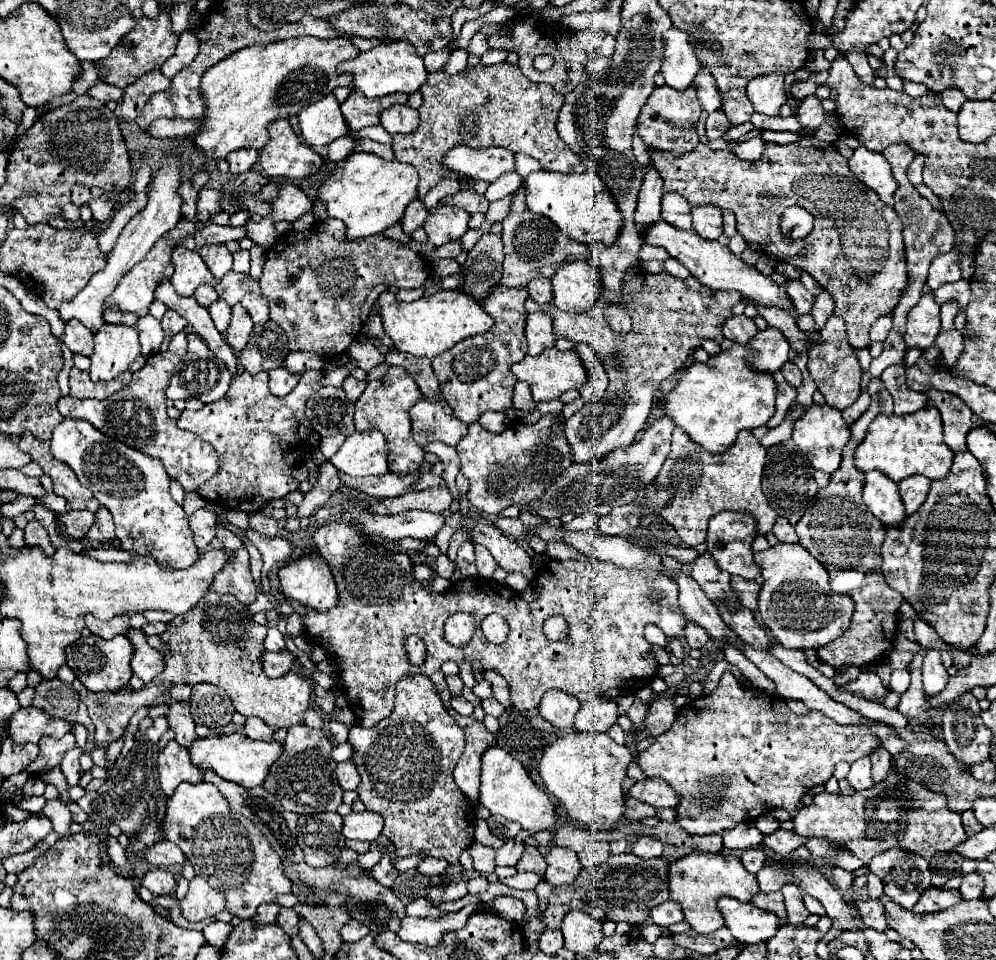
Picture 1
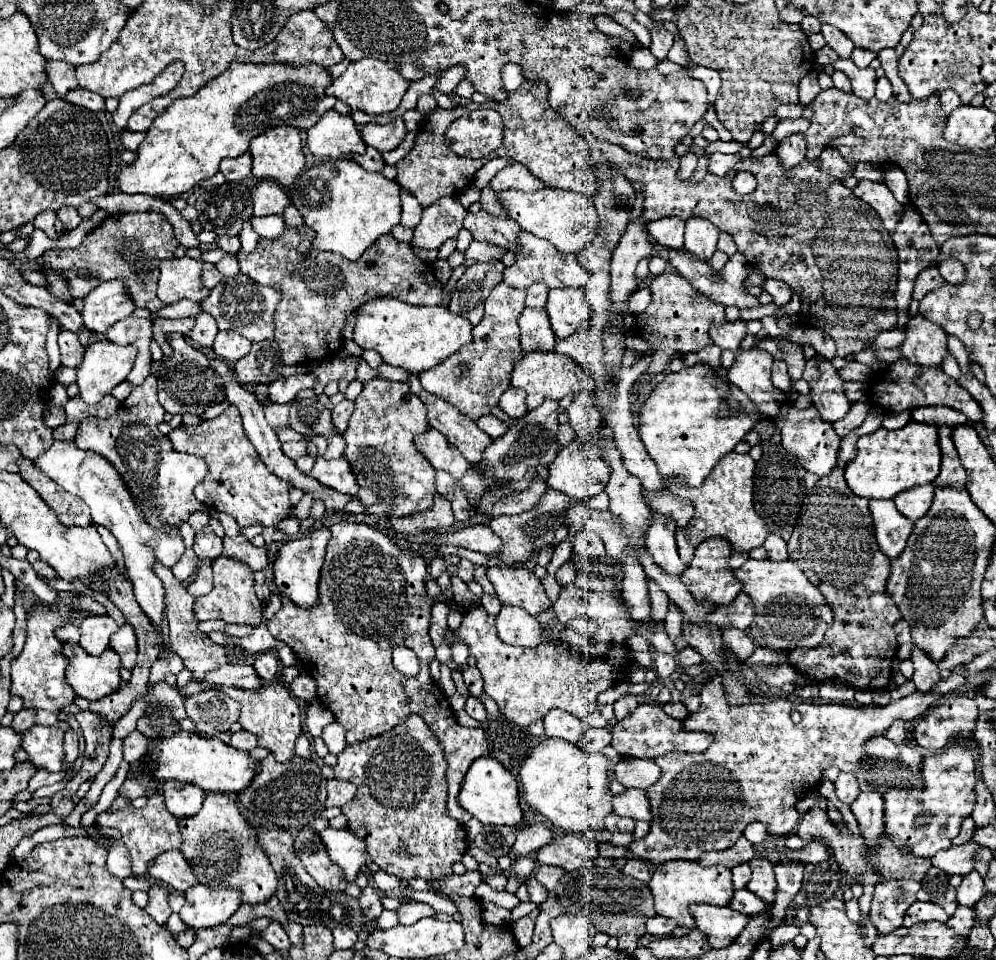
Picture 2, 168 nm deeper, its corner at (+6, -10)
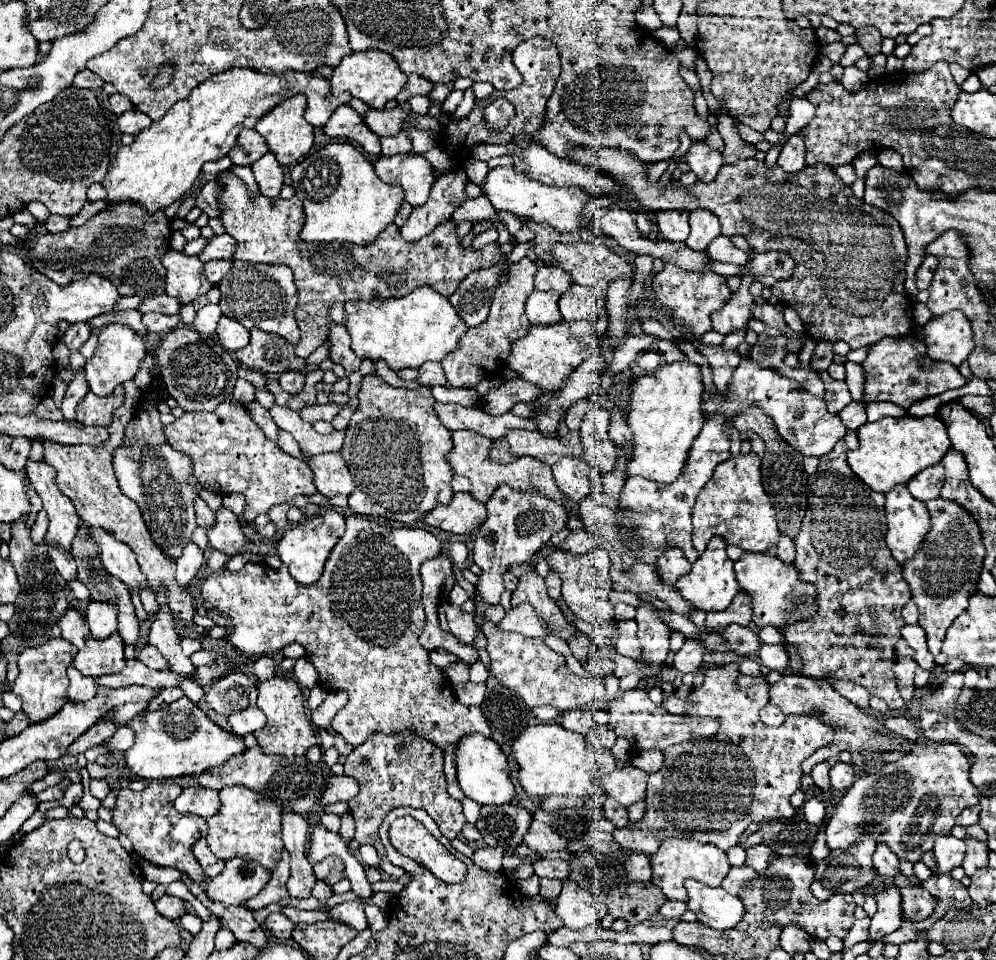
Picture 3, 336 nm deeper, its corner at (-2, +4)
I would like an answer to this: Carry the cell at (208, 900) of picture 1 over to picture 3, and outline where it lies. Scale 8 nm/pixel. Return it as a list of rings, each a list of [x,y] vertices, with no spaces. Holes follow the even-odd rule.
[[[230,858],[224,872],[208,880],[206,894],[226,906],[246,904],[266,886],[270,876],[270,870],[250,858]]]

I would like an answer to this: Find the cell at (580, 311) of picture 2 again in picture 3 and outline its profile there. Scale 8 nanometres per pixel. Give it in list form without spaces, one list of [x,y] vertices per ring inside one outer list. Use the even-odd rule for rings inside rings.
[[[572,284],[560,298],[560,314],[564,320],[586,320],[594,326],[594,336],[604,336],[608,330],[606,294],[594,288]]]

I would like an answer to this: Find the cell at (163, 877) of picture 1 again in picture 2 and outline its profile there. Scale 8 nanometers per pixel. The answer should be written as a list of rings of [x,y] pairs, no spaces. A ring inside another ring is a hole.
[[[152,884],[150,890],[148,890],[150,900],[148,900],[148,904],[146,904],[144,910],[146,910],[146,912],[152,916],[152,920],[158,922],[158,924],[166,924],[168,916],[172,914],[170,904],[168,904],[168,894],[170,894],[168,888],[162,886],[162,884]]]

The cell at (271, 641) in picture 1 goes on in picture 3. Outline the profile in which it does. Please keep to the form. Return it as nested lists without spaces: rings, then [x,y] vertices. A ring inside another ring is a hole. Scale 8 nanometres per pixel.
[[[262,656],[254,662],[254,676],[258,678],[258,682],[266,682],[270,678],[274,678],[276,674],[276,662],[270,656]]]

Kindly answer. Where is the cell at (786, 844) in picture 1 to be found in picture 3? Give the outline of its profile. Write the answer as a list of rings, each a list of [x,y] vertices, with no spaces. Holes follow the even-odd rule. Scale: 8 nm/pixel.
[[[914,746],[896,762],[886,762],[874,774],[862,774],[838,800],[826,826],[826,842],[832,850],[848,850],[858,834],[872,834],[900,860],[918,862],[938,836],[950,834],[958,814],[980,802],[980,790],[970,782],[970,760],[960,750],[938,752]]]

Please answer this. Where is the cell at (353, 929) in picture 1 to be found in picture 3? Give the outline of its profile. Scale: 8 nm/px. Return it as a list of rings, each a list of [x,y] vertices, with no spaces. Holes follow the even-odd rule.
[[[350,900],[350,902],[342,902],[338,906],[332,908],[332,918],[334,920],[344,920],[346,924],[354,926],[358,932],[366,930],[366,916],[364,916],[364,902],[360,900]]]

